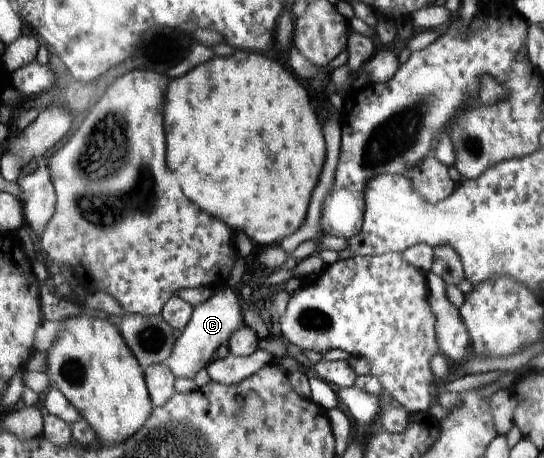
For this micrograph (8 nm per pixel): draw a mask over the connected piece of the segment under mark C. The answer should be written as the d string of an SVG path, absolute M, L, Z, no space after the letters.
M229 288L219 291L205 302L193 308L193 314L186 329L179 333L174 350L166 361L175 378L194 379L212 360L214 353L244 326L240 306L236 302L234 291Z

